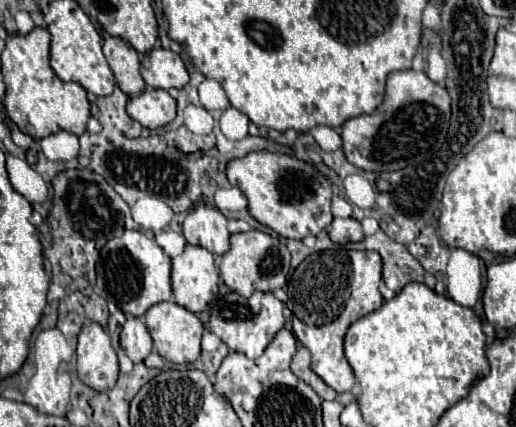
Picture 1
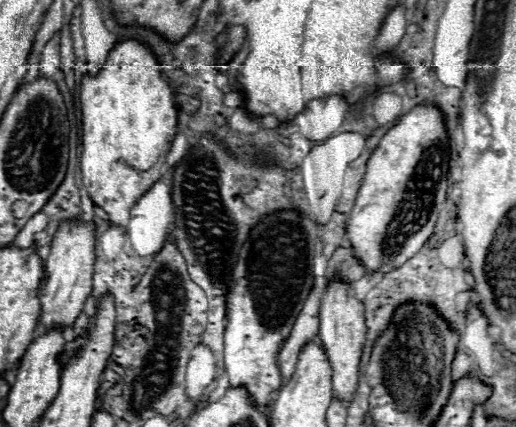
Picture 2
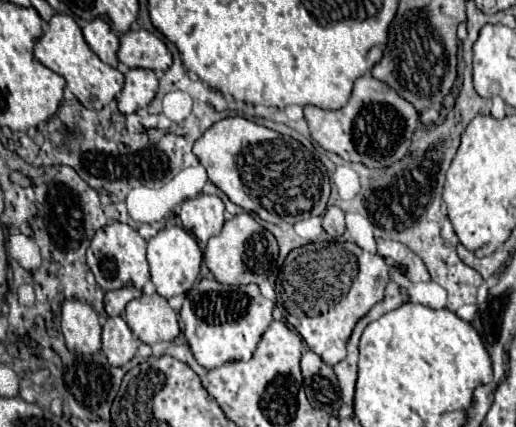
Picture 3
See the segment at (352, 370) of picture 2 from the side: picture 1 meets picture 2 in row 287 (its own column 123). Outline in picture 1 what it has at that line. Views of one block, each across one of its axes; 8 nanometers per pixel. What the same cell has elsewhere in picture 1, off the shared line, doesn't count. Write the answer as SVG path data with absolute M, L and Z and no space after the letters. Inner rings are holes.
M128 316L126 326L122 328L122 334L120 334L120 346L128 354L128 358L136 364L142 362L152 352L154 348L152 336L140 318Z

